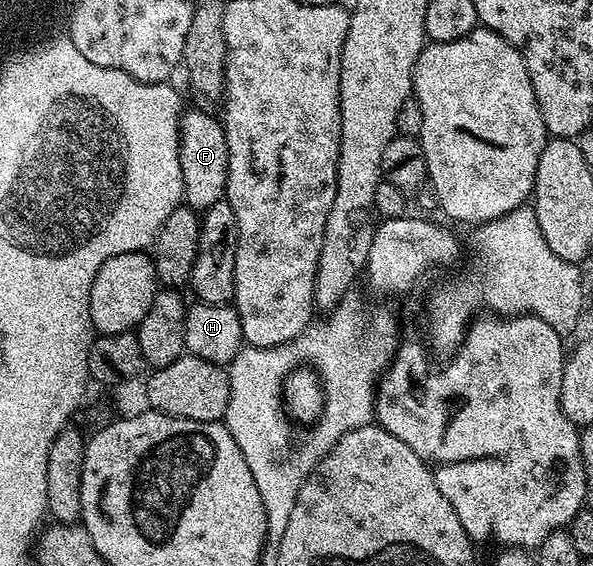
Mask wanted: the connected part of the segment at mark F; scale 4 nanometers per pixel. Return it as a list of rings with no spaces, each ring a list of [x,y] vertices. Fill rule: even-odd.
[[[187,110],[178,128],[178,148],[180,149],[180,169],[182,170],[182,198],[185,206],[193,207],[201,213],[212,205],[223,202],[228,181],[228,141],[217,114],[209,115],[209,110]]]

